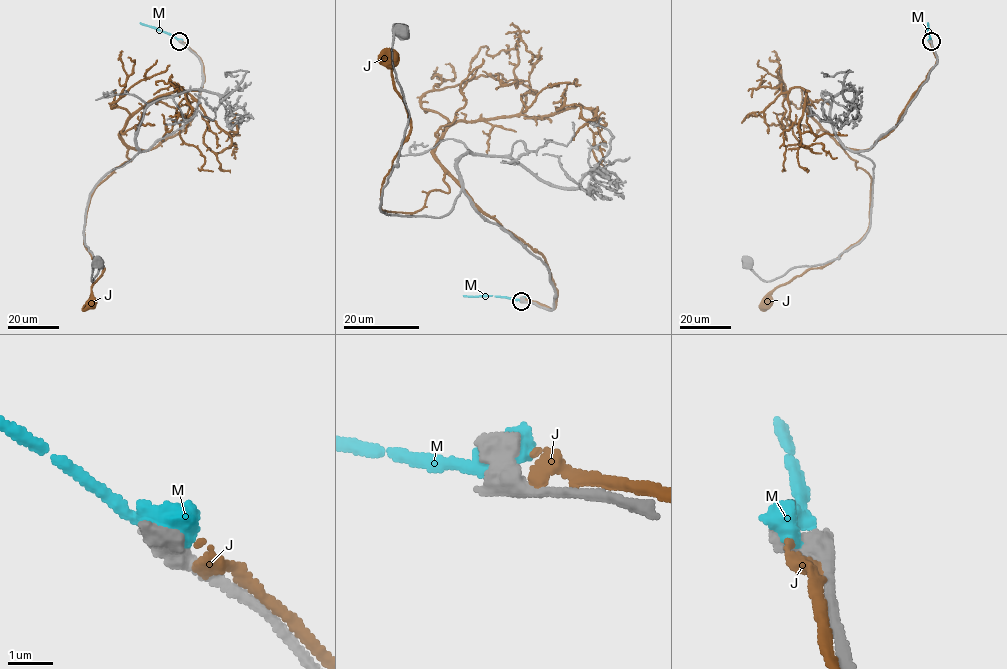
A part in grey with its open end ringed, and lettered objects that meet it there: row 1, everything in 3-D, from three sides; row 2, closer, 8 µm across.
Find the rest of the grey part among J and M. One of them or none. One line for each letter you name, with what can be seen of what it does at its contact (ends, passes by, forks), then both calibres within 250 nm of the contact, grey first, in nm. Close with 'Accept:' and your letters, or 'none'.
Accept: none

